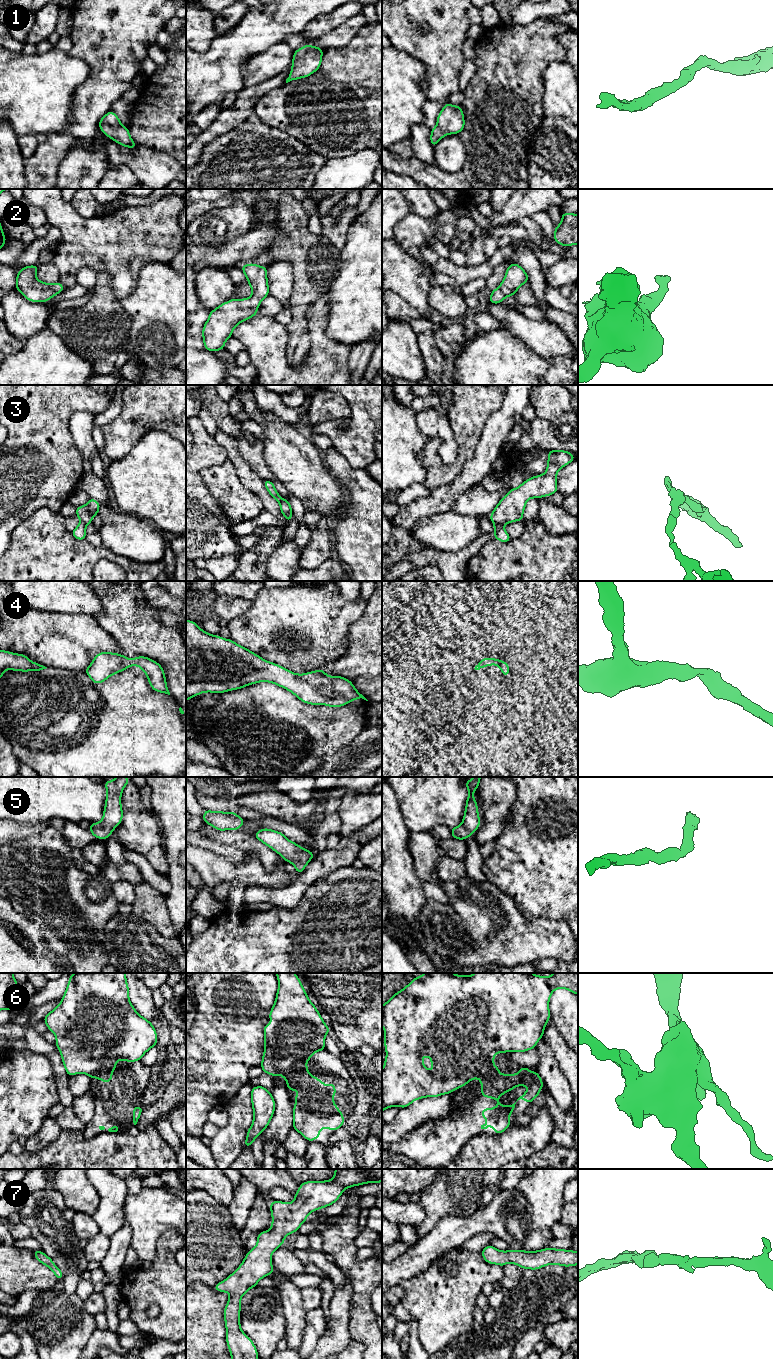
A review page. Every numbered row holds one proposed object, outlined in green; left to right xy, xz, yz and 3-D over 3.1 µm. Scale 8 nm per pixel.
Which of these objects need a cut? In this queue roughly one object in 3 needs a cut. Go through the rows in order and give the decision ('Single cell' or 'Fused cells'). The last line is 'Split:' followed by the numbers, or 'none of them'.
1: Single cell
2: Single cell
3: Fused cells
4: Single cell
5: Single cell
6: Fused cells
7: Single cell
Split: 3, 6

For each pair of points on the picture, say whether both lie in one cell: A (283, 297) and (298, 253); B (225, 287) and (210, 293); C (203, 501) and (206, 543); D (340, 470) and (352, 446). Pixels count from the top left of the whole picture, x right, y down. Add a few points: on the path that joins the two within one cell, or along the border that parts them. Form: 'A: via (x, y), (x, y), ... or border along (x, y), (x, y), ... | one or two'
A: border along (273, 261), (286, 261), (292, 266), (292, 293) | two
B: via (221, 287), (214, 289) | one
C: via (203, 511), (203, 530), (206, 533) | one
D: border along (333, 448), (353, 467), (364, 468) | two

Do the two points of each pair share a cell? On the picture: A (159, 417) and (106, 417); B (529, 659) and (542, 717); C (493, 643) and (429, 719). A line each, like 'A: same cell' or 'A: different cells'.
A: different cells
B: same cell
C: different cells

